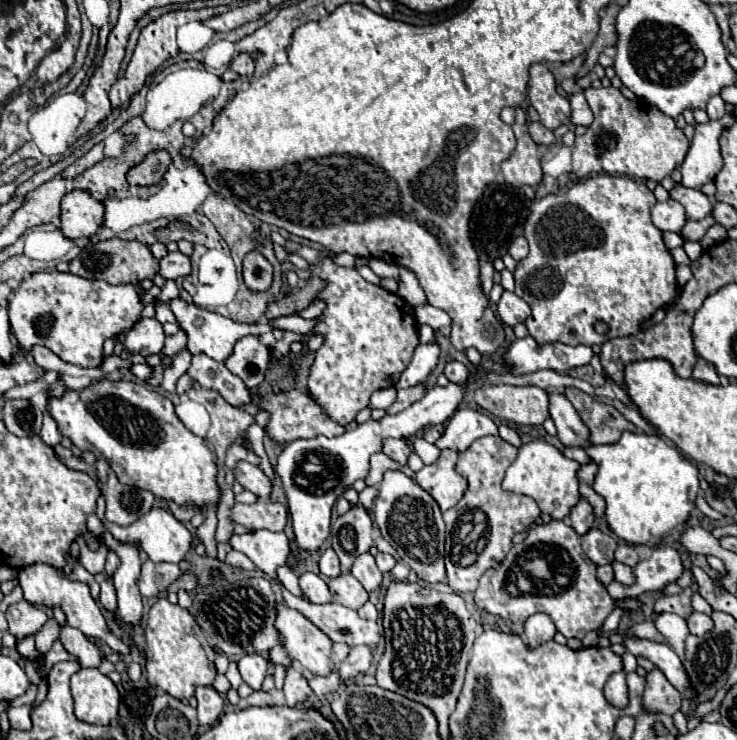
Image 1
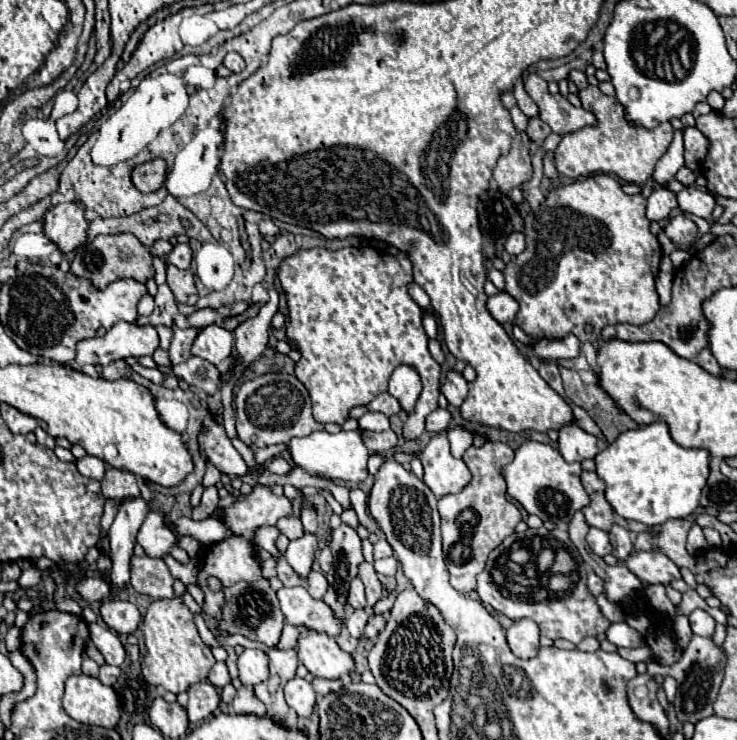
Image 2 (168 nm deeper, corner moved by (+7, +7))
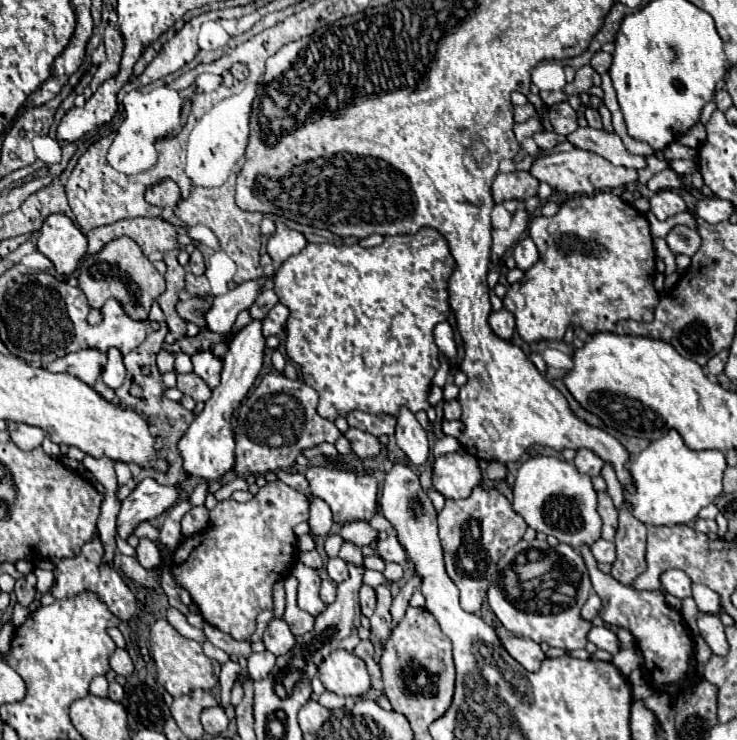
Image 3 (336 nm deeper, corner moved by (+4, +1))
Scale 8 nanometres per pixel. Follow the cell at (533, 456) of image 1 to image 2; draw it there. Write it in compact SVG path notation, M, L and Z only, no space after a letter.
M538 441L520 445L514 461L504 467L508 495L518 501L528 515L538 515L542 521L552 521L554 525L568 525L572 515L590 503L590 497L582 487L580 473L580 463L566 463L558 449Z

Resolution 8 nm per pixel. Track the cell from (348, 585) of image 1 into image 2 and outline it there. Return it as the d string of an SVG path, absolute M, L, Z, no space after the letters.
M356 577L350 583L350 593L348 593L348 603L356 609L364 609L366 607L366 597L364 597L364 583Z

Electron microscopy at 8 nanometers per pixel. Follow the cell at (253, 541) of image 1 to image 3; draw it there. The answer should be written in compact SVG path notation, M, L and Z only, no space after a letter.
M289 577L285 581L285 593L287 593L287 603L285 603L285 613L283 619L287 621L289 629L293 635L305 635L309 631L313 631L315 627L315 617L309 615L307 611L297 607L297 579Z

